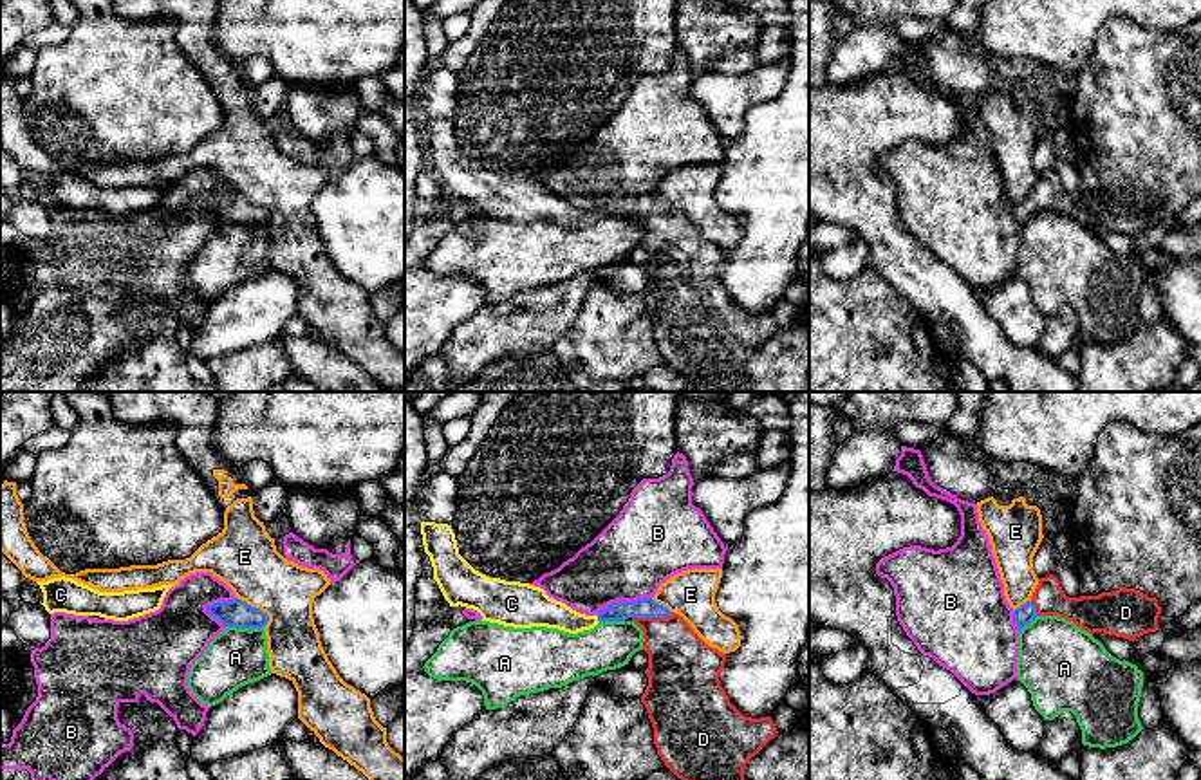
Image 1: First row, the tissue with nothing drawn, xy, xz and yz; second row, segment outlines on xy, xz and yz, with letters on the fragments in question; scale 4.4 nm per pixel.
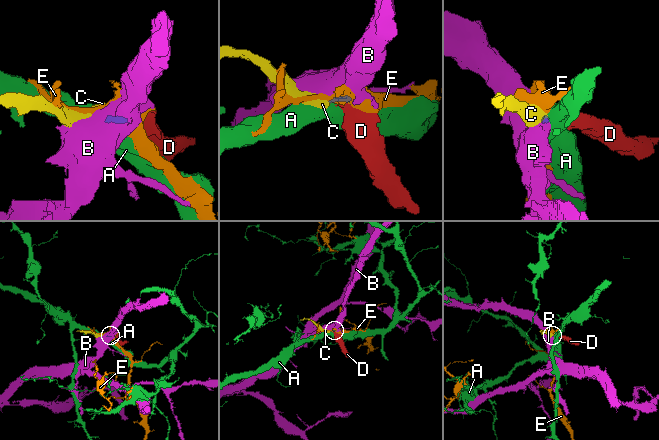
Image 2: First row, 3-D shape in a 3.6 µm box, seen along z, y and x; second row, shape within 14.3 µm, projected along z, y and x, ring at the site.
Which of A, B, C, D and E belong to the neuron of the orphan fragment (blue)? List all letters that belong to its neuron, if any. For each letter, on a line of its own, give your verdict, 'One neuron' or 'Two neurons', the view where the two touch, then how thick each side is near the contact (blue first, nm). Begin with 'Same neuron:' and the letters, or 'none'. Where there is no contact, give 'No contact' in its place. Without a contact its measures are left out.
Same neuron: C, D
A: Two neurons. Touches blue in xy. Thickness 120 nm (blue) against 260 nm
B: Two neurons. Touches blue in xz. Thickness 90 nm (blue) against 360 nm
C: One neuron. Touches blue in xz. Thickness 90 nm (blue) against 140 nm
D: One neuron. Touches blue in xz. Thickness 90 nm (blue) against 280 nm
E: Two neurons. Touches blue in xy. Thickness 120 nm (blue) against 300 nm

